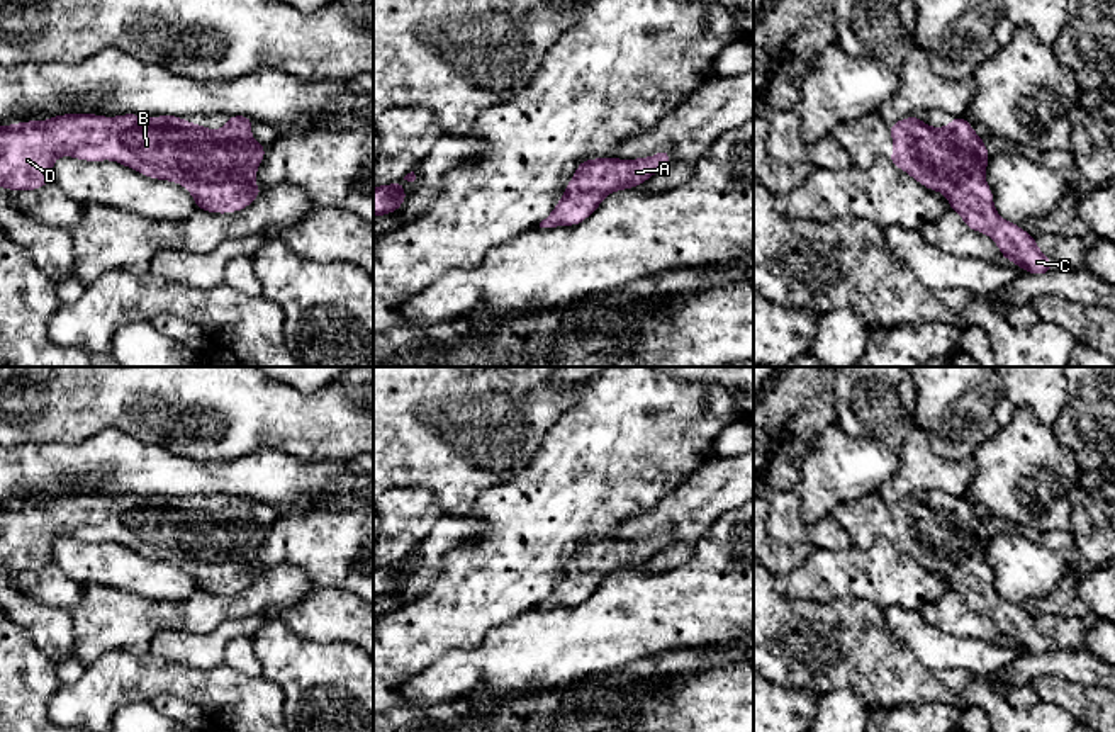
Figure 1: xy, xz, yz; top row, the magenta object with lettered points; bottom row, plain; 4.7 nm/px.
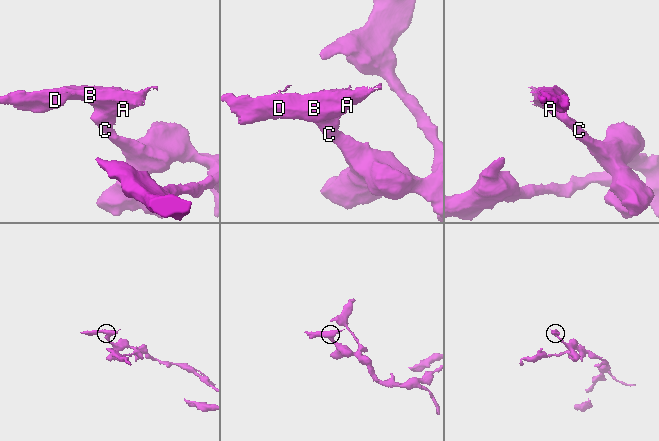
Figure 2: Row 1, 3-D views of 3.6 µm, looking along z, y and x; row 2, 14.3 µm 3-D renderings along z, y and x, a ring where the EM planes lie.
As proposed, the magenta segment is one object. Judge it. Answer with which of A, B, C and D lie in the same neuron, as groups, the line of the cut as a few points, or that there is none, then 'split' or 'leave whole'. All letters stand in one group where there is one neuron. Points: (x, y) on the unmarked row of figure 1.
A B C D | no cut | leave whole

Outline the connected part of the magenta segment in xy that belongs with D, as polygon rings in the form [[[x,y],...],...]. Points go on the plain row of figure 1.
[[[63,494],[36,503],[25,501],[0,506],[0,567],[14,572],[37,571],[53,560],[53,543],[59,537],[73,537],[83,542],[112,540],[154,560],[182,564],[193,577],[199,591],[227,594],[246,589],[261,572],[255,566],[256,550],[266,533],[266,526],[251,518],[253,499],[246,496],[229,496],[227,504],[217,511],[192,504],[176,496],[141,498],[124,494],[105,498],[97,494]]]

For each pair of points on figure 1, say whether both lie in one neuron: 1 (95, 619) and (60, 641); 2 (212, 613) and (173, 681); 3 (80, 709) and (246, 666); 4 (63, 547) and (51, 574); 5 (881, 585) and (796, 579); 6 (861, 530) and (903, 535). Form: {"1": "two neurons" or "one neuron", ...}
{"1": "two neurons", "2": "two neurons", "3": "two neurons", "4": "two neurons", "5": "one neuron", "6": "one neuron"}

